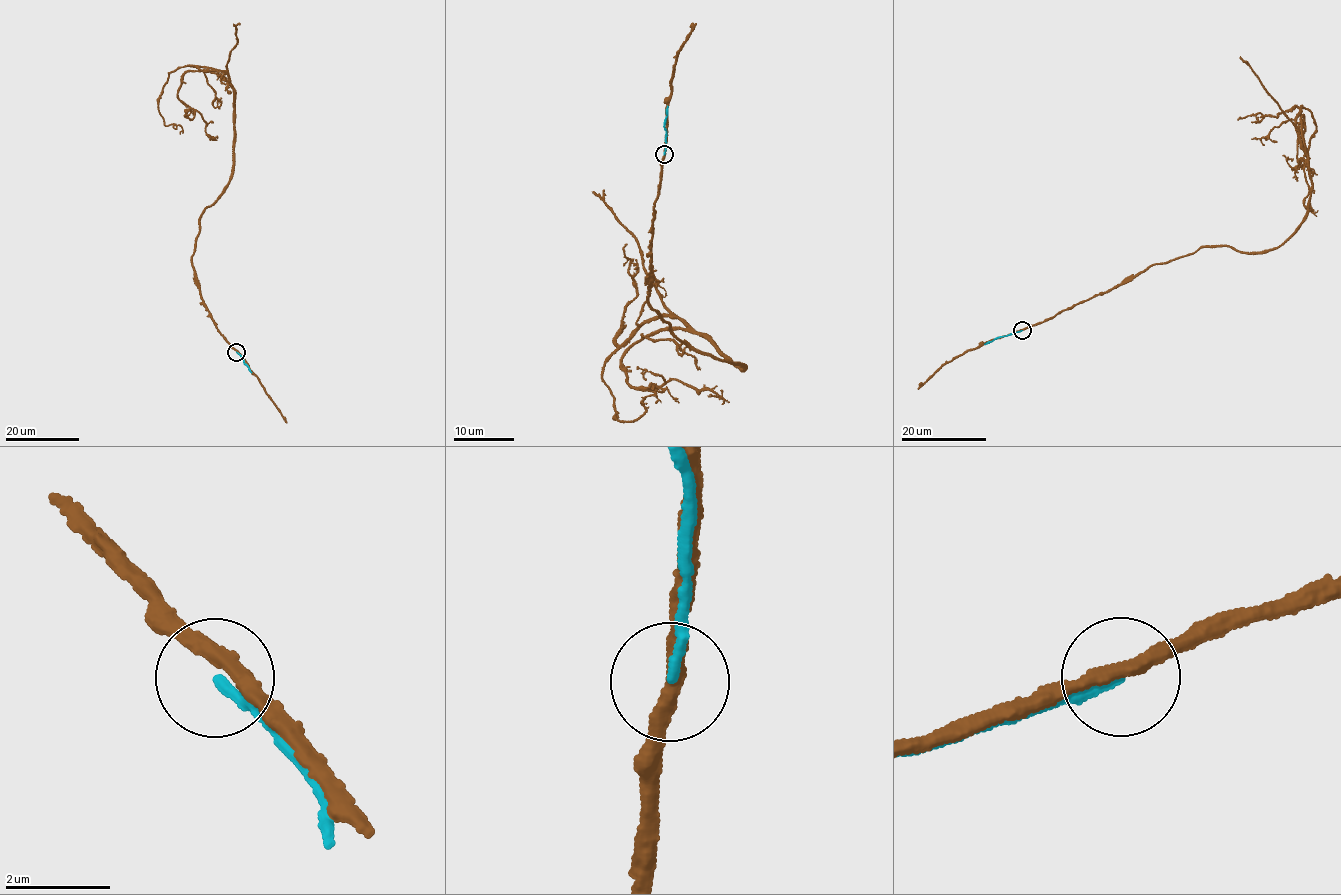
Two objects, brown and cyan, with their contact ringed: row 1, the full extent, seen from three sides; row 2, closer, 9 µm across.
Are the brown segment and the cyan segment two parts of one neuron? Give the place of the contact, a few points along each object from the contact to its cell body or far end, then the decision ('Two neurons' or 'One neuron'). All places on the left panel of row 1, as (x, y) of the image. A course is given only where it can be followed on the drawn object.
Place: (236, 352). Course of brown: (236, 351), (190, 259), (232, 171), (230, 76), (168, 74), (159, 114), (180, 134). Course of cyan: (236, 352), (251, 372). Two neurons

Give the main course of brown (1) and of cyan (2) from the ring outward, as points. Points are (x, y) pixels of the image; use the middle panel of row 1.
1: (664, 154), (649, 307), (744, 369), (682, 319), (643, 323), (606, 357), (605, 383), (620, 422), (656, 402)
2: (664, 154), (667, 106)

